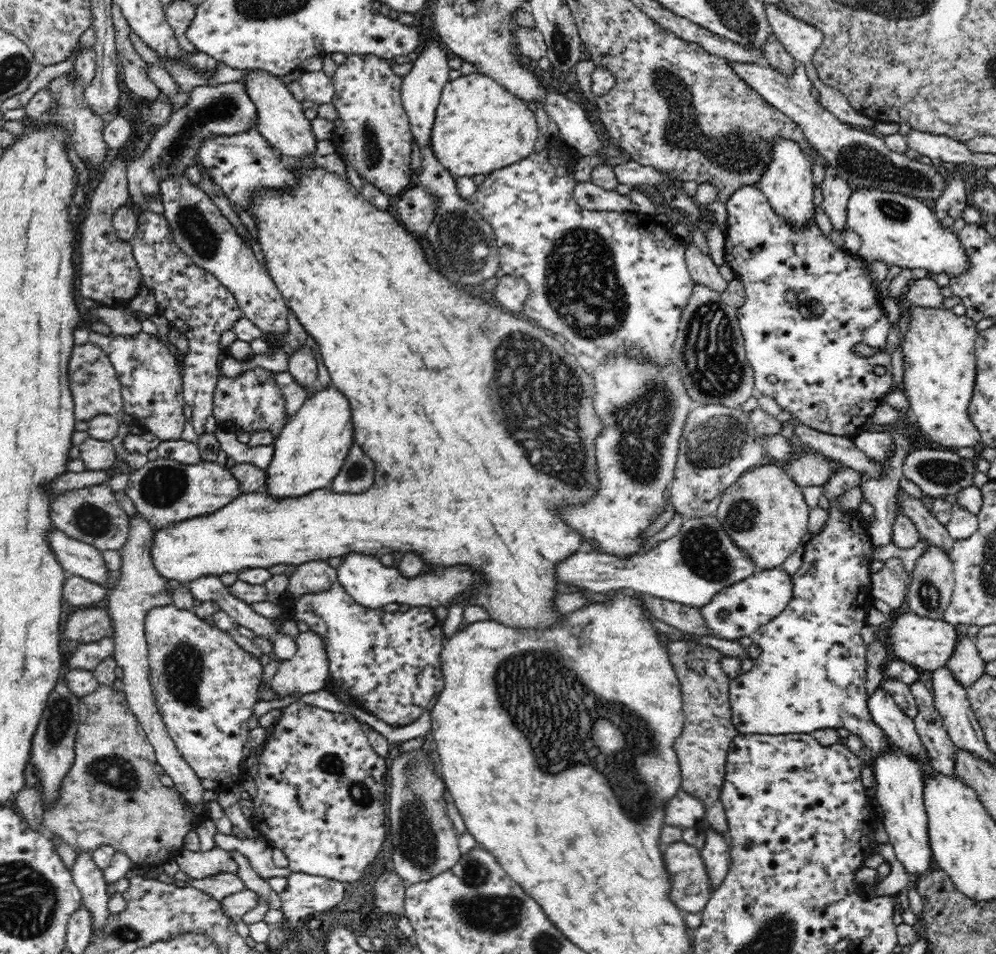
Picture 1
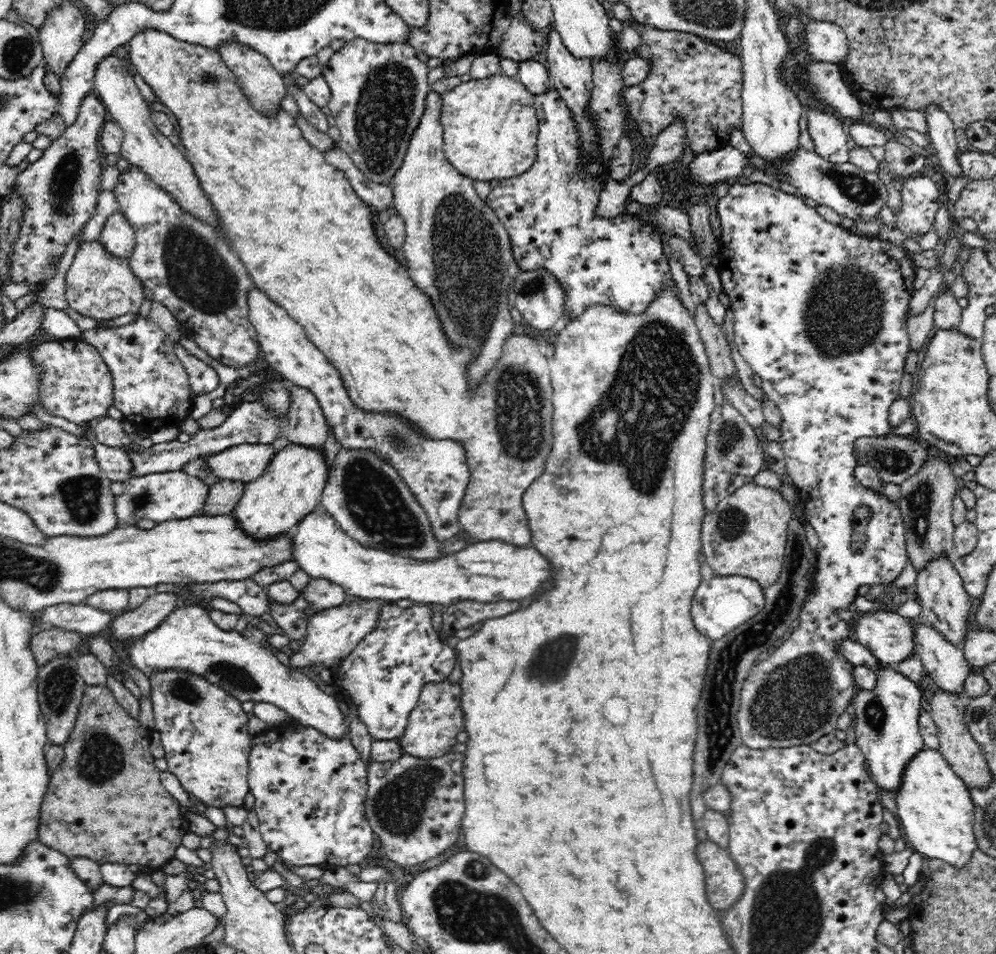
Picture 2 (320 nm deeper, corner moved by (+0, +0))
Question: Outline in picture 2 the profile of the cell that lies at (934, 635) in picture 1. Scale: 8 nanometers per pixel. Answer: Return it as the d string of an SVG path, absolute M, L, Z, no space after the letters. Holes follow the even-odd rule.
M896 611L856 613L850 624L851 638L872 651L880 664L892 666L914 651L912 621Z

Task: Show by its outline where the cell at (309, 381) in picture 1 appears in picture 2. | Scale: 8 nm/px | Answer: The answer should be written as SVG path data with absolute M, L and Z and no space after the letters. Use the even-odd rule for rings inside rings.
M289 385L291 405L288 417L288 440L295 446L321 450L328 438L328 425L316 395L306 388Z

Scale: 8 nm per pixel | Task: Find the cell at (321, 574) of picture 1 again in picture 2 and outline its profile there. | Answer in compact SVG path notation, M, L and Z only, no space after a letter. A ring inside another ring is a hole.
M322 578L312 579L301 595L317 612L340 606L349 597L344 588Z

